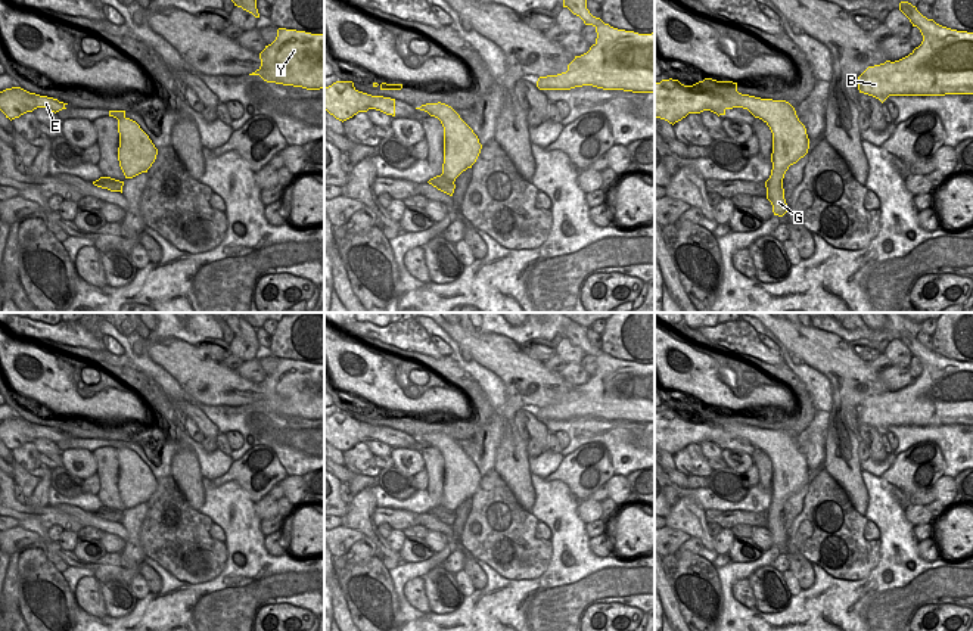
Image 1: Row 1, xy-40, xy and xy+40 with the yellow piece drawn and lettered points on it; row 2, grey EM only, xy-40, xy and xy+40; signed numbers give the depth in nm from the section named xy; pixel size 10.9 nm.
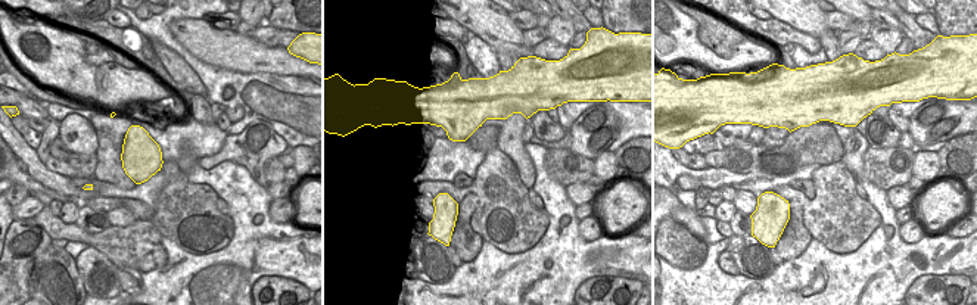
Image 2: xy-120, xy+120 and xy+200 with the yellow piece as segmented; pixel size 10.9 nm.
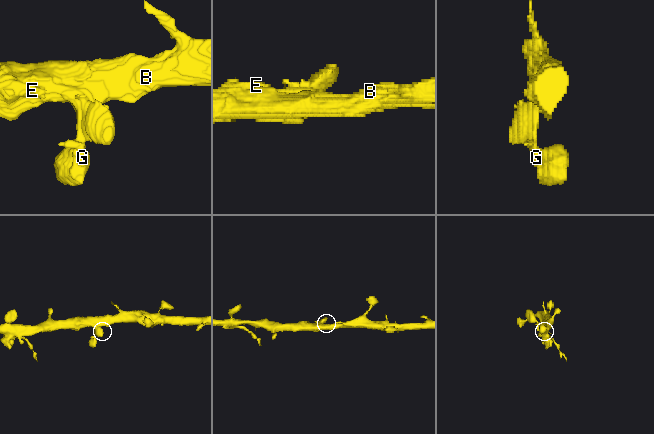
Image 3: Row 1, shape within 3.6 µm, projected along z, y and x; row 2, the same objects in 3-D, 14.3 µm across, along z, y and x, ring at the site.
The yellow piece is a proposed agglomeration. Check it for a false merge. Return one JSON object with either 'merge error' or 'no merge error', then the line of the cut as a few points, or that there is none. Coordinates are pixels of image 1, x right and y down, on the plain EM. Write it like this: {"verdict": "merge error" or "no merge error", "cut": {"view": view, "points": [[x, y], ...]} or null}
{"verdict": "no merge error", "cut": null}

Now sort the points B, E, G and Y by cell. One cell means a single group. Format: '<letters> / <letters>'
B E G Y

